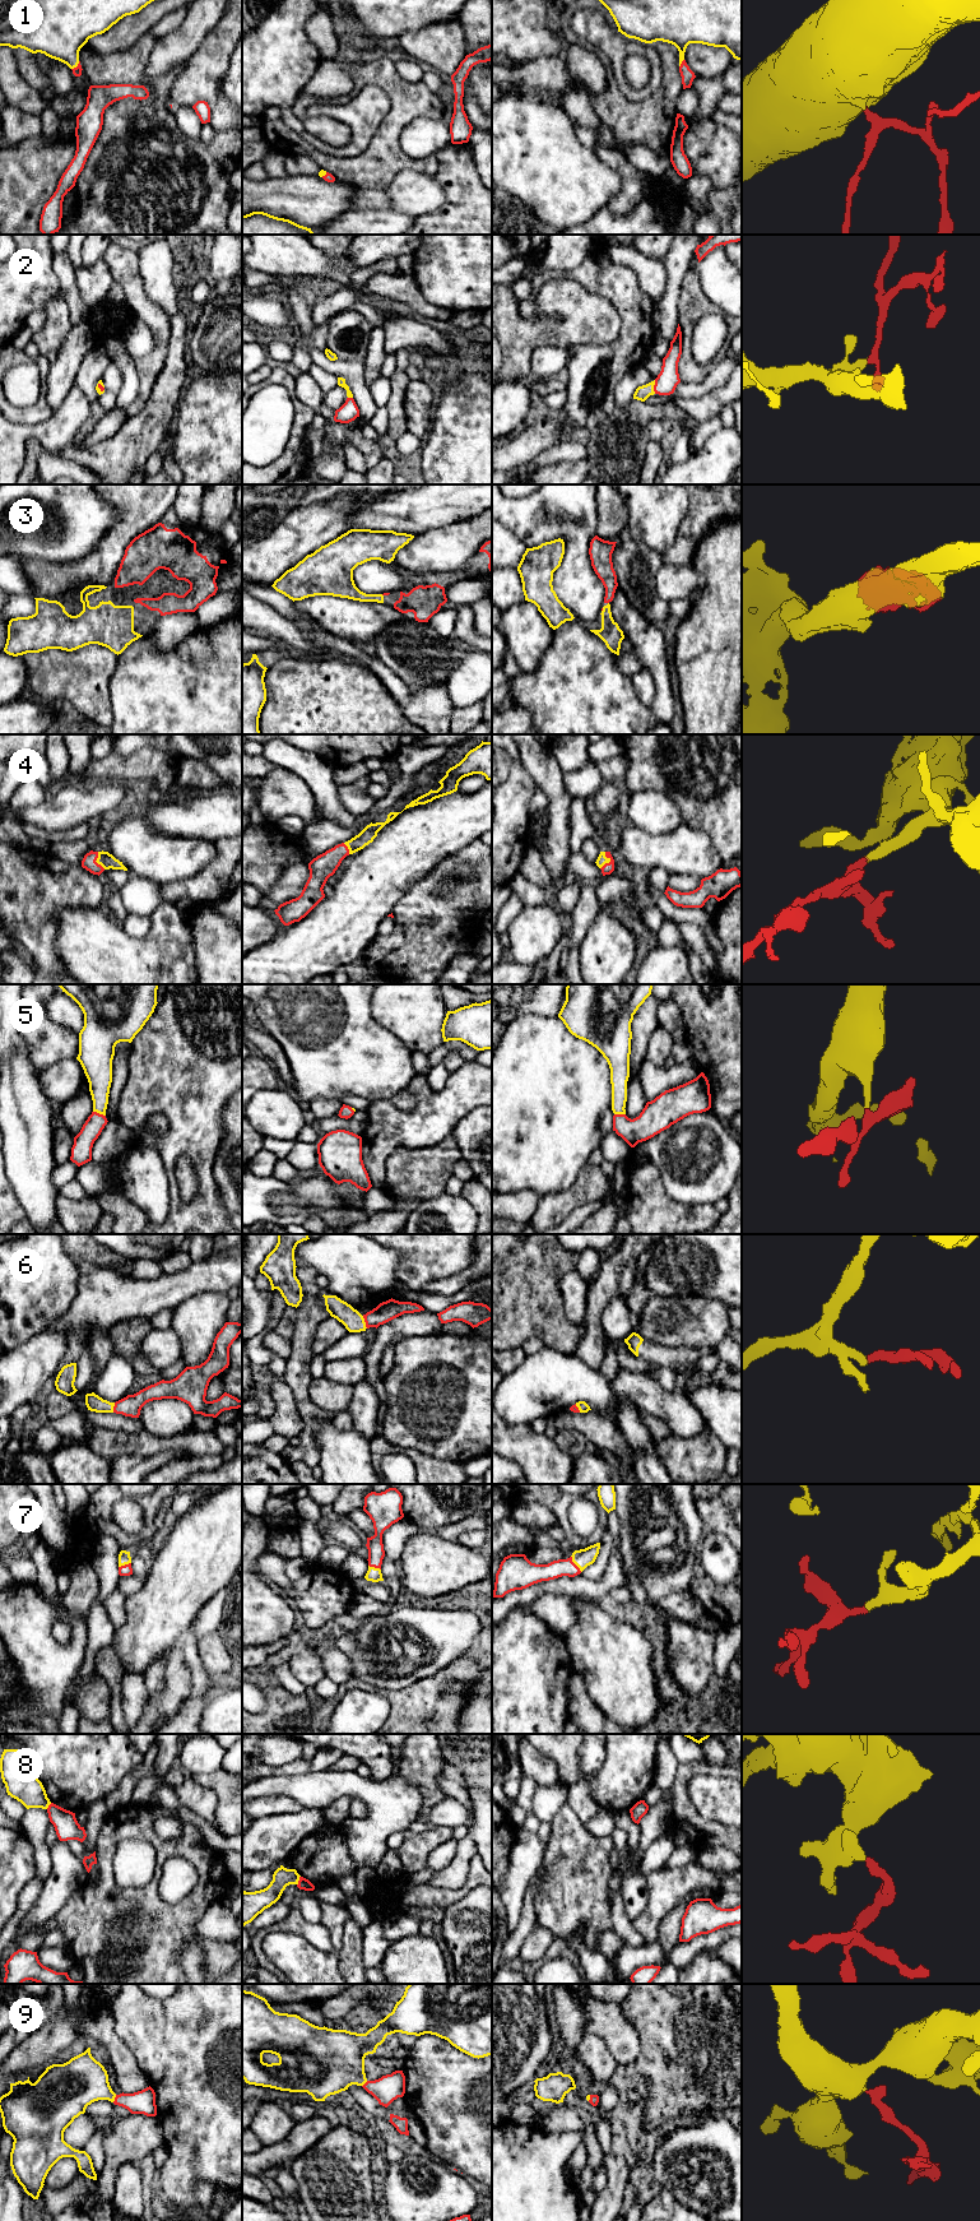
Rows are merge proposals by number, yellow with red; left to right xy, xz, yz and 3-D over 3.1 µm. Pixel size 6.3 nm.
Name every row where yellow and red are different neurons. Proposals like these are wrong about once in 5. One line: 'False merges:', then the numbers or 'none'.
False merges: 8

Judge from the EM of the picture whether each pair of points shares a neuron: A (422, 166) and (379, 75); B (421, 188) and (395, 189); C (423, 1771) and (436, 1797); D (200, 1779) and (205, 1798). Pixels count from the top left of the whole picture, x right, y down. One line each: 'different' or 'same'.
A: same
B: same
C: same
D: different

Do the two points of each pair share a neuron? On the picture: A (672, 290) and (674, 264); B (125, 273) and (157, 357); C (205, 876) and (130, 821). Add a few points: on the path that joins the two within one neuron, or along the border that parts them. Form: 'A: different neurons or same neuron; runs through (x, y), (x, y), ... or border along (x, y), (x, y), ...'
A: same neuron; runs through (673, 283), (674, 270)
B: same neuron; runs through (135, 293), (142, 305), (159, 323), (159, 337)
C: different neurons; border along (216, 845), (216, 854), (195, 873), (171, 882)

